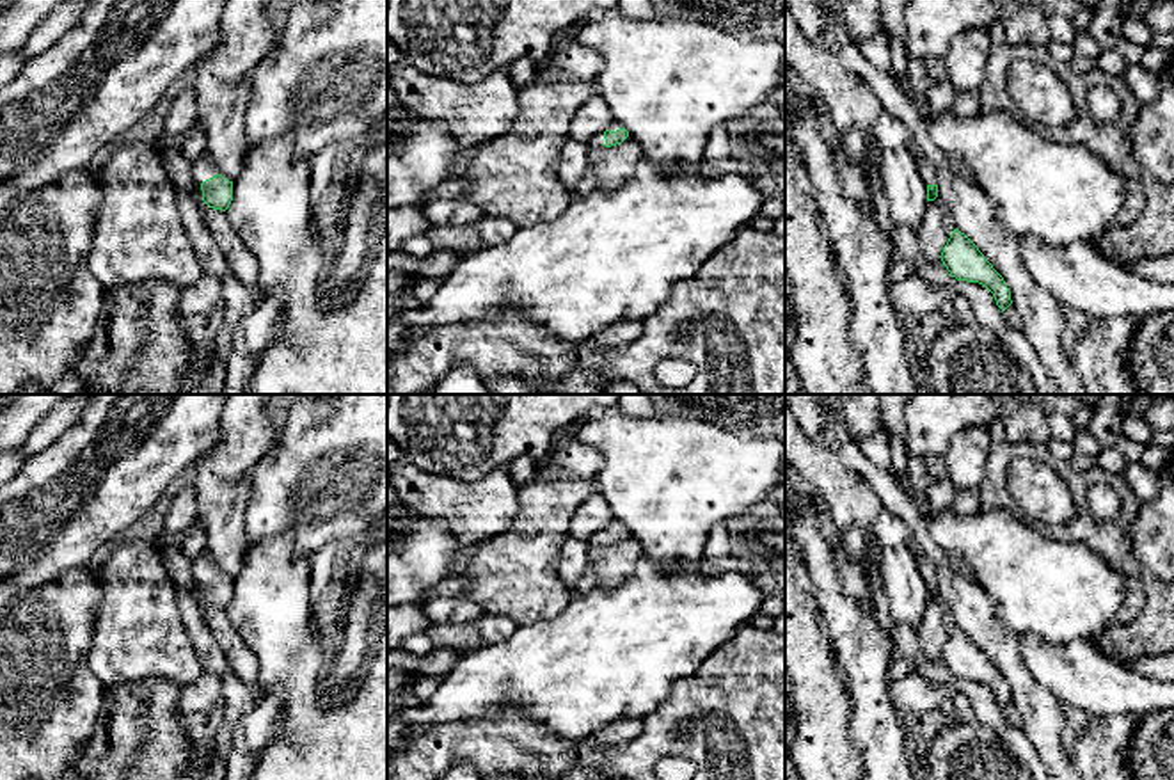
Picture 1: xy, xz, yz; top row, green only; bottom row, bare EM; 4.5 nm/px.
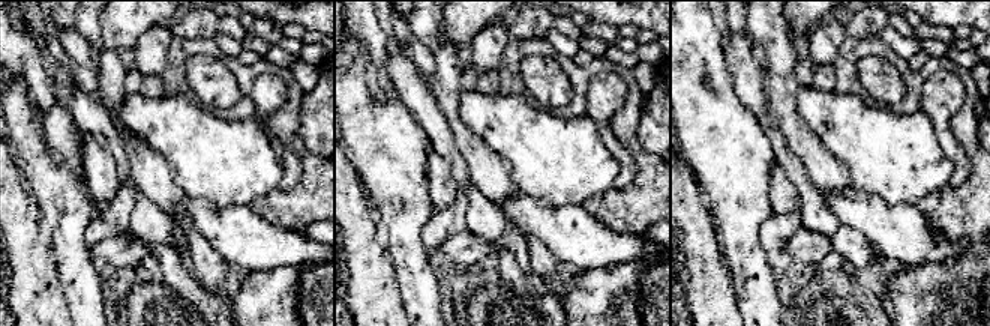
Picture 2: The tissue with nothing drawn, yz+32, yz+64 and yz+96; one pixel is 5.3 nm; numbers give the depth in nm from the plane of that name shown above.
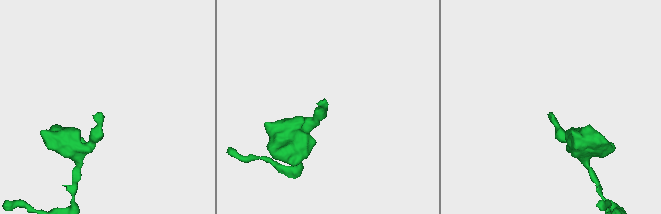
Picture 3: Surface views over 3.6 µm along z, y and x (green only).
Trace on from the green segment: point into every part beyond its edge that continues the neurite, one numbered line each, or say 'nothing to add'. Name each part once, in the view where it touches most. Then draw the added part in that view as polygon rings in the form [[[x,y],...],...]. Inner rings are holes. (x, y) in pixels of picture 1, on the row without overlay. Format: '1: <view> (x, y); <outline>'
1: xy (203, 567); [[[204,549],[197,556],[197,560],[194,561],[194,567],[192,567],[194,579],[197,583],[201,583],[201,581],[204,581],[206,577],[210,577],[217,572],[218,572],[218,569],[215,567],[211,554]]]

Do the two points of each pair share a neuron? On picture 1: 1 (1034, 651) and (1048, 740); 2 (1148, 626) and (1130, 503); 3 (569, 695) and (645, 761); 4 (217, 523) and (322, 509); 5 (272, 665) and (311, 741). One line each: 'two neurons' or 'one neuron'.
1: two neurons
2: one neuron
3: two neurons
4: two neurons
5: one neuron

